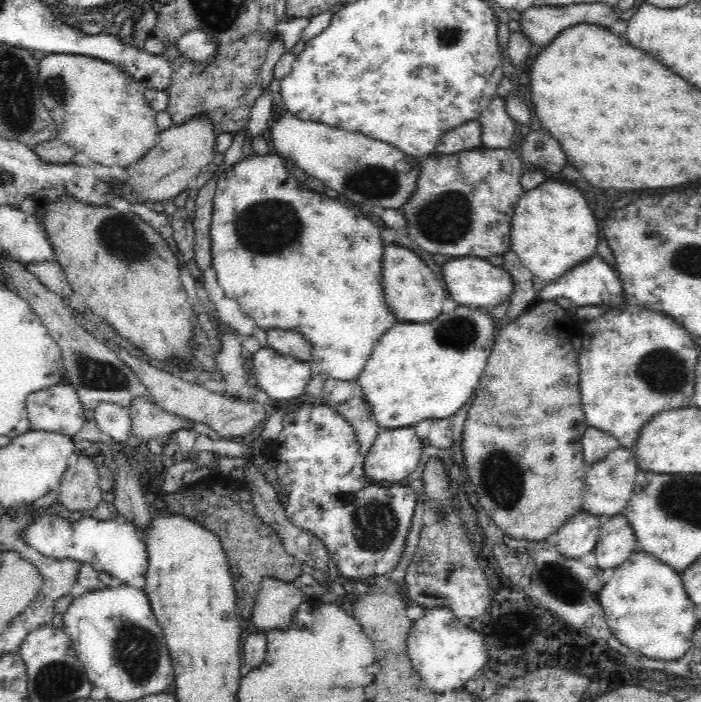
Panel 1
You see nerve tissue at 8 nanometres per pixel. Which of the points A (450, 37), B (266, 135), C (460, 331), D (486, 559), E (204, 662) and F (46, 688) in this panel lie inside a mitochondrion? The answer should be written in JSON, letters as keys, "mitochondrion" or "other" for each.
{"A":"other","B":"other","C":"mitochondrion","D":"other","E":"other","F":"mitochondrion"}

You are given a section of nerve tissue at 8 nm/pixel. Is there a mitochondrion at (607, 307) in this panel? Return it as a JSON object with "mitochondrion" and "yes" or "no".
{"mitochondrion":"no"}

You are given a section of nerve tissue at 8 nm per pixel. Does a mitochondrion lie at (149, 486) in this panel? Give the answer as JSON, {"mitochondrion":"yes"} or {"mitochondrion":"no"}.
{"mitochondrion":"no"}

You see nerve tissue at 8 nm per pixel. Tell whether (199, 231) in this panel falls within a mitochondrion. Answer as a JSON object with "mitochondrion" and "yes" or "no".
{"mitochondrion":"no"}

